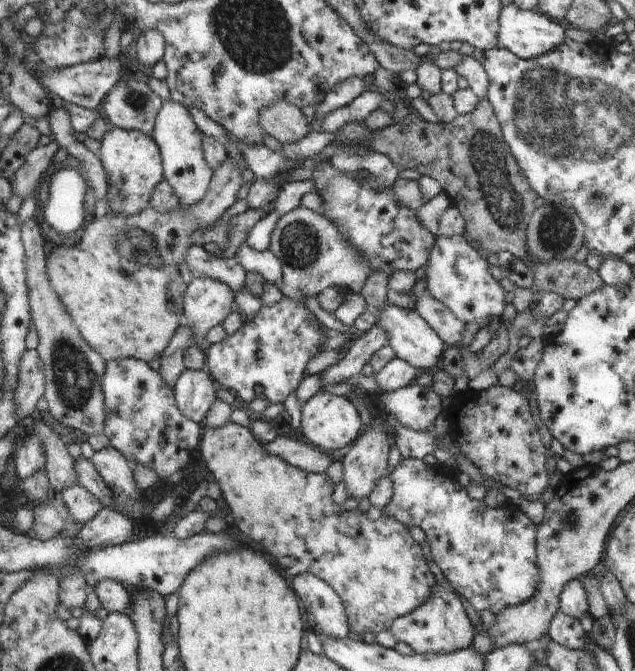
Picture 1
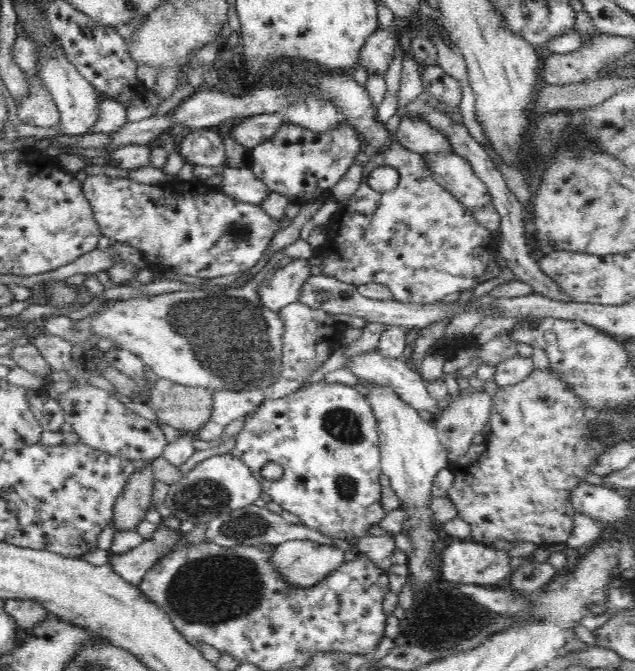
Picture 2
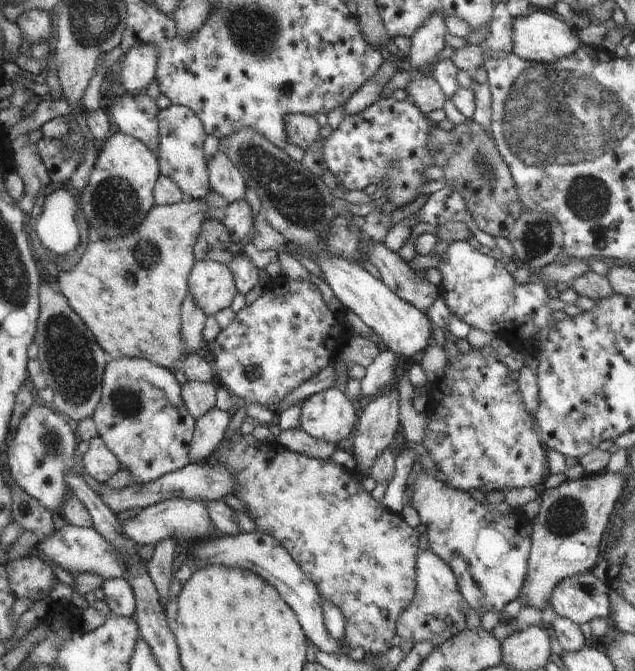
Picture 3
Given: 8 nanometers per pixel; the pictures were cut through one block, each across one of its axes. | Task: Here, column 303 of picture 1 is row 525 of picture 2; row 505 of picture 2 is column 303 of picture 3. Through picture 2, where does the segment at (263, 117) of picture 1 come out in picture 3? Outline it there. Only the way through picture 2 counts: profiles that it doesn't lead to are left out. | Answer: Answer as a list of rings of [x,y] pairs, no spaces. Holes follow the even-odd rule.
[[[288,114],[284,118],[284,128],[286,128],[289,143],[304,151],[310,150],[312,144],[322,137],[318,122],[314,117],[306,114]]]

